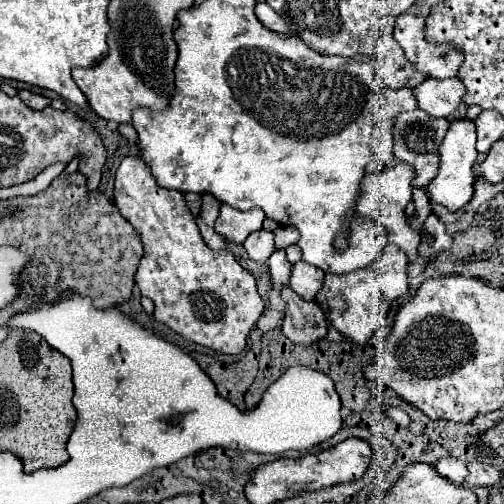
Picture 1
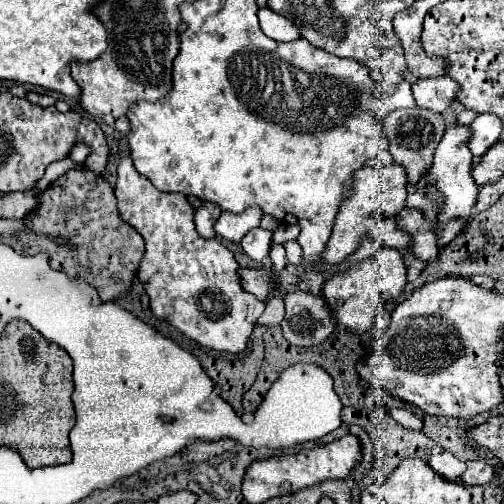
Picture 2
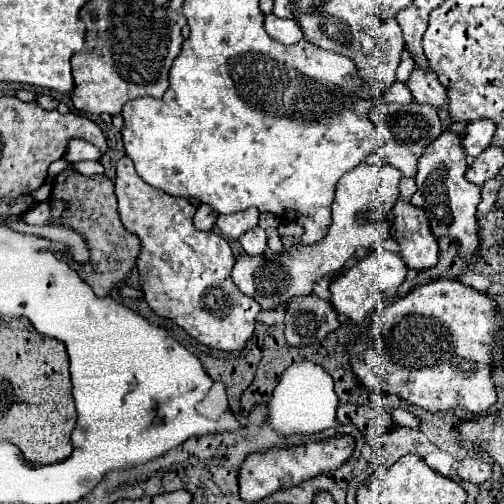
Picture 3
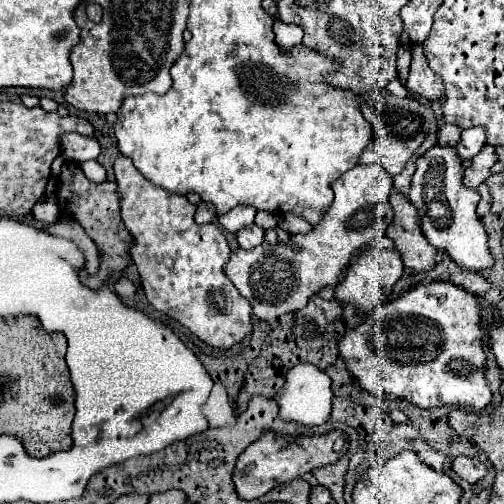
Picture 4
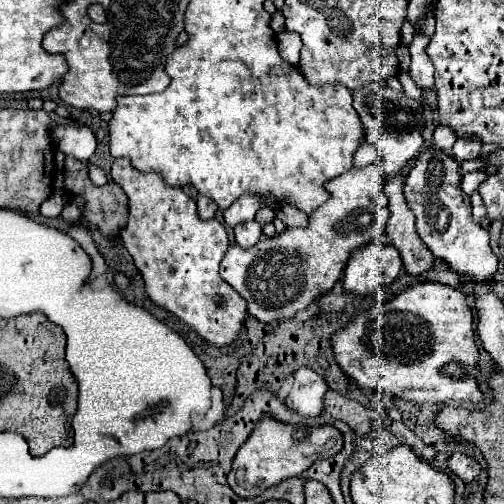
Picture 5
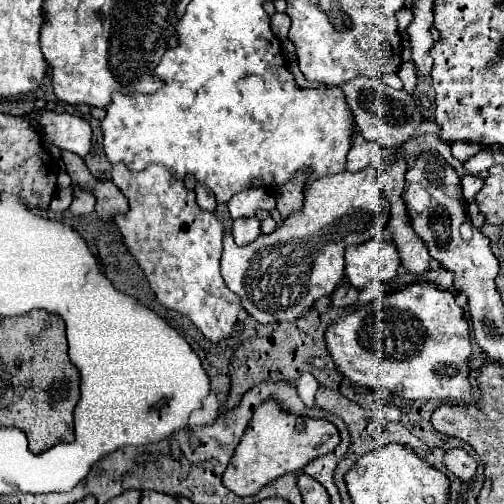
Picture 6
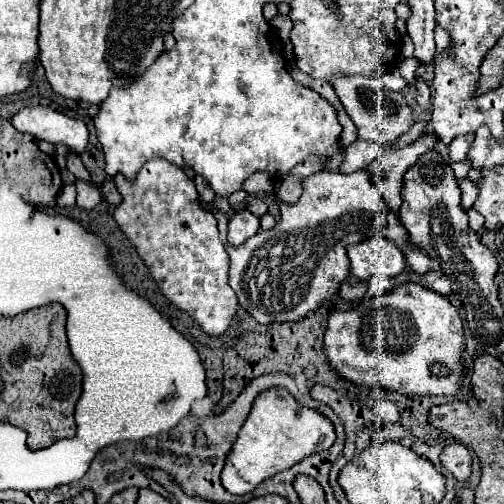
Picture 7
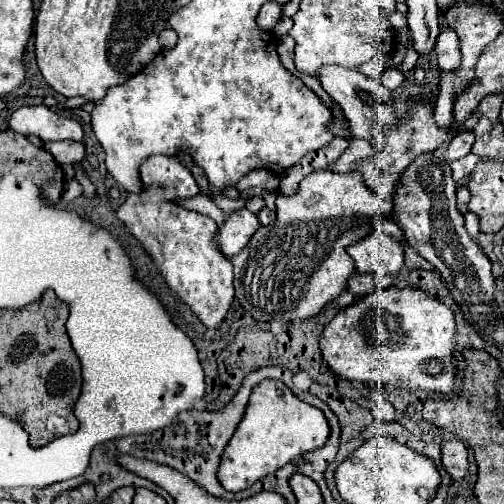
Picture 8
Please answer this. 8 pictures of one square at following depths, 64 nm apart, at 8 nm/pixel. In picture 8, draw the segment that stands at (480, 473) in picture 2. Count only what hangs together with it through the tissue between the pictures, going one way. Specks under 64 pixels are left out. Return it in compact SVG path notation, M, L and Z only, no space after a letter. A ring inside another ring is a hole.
M450 440L442 446L442 466L452 480L462 480L468 474L468 450L464 442Z

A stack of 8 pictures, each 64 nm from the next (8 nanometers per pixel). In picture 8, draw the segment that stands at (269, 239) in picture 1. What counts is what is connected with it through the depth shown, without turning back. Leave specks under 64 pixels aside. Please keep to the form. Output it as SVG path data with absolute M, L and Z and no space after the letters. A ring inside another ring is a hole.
M238 208L226 216L224 224L218 226L218 248L228 260L248 244L252 234L260 228L260 220L248 208Z

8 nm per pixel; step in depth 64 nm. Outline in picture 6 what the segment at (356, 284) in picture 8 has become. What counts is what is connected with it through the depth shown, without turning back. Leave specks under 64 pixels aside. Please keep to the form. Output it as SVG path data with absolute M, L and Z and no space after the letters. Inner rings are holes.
M344 282L344 284L338 286L338 290L332 294L332 304L338 306L338 308L352 306L352 304L358 300L358 294L360 294L358 288L352 288L352 284Z

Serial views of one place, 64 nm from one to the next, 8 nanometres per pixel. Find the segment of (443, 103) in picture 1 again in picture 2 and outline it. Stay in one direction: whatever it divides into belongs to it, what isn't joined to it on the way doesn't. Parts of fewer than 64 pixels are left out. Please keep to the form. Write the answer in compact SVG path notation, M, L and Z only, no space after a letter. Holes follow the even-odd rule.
M448 76L440 78L420 78L412 84L412 92L416 98L416 104L422 108L428 108L432 112L444 112L454 100L460 86L450 80Z

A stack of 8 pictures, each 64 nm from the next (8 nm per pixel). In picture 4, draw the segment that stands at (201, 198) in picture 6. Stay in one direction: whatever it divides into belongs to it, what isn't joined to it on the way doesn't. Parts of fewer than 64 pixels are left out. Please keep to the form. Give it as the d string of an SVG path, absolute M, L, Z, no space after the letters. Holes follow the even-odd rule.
M200 202L200 204L198 204L198 210L196 210L196 222L198 222L198 224L208 224L208 222L212 222L214 218L216 218L216 208L212 208L210 204Z

